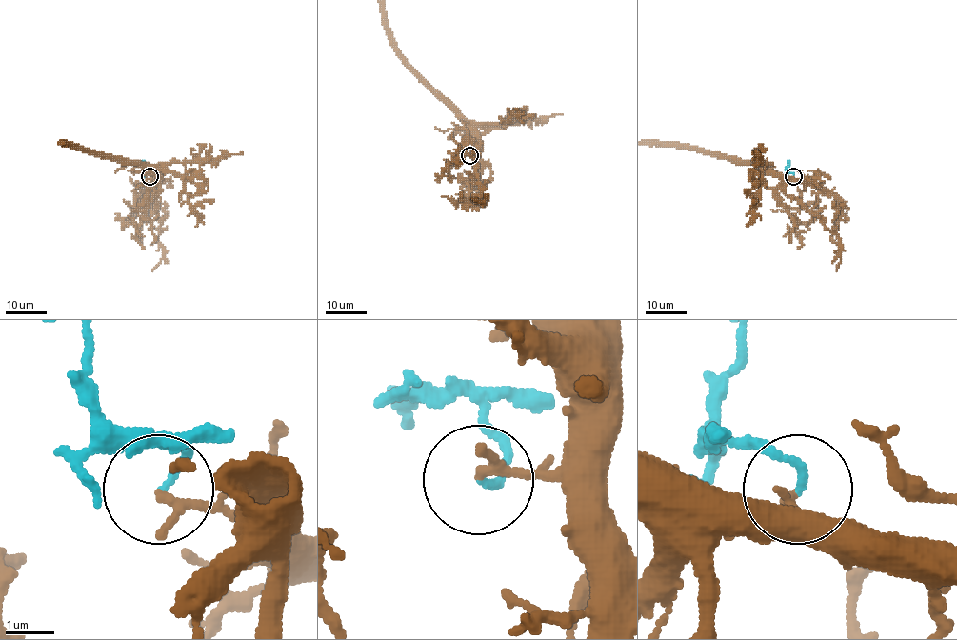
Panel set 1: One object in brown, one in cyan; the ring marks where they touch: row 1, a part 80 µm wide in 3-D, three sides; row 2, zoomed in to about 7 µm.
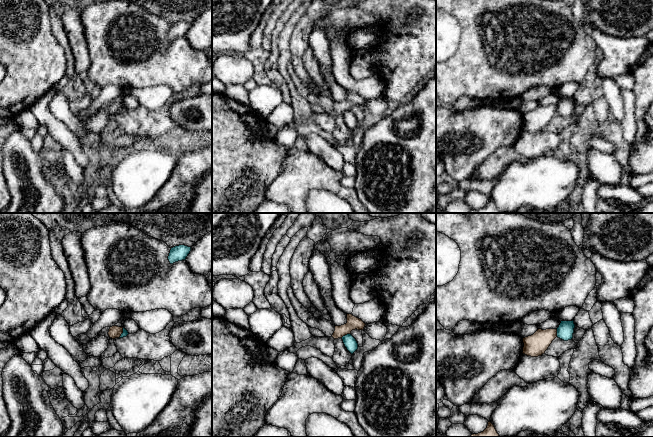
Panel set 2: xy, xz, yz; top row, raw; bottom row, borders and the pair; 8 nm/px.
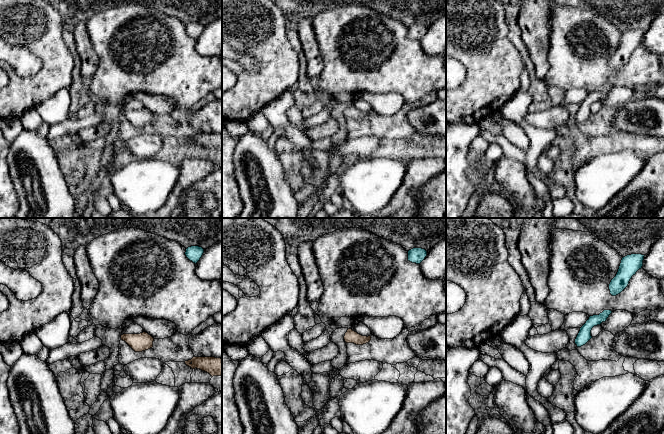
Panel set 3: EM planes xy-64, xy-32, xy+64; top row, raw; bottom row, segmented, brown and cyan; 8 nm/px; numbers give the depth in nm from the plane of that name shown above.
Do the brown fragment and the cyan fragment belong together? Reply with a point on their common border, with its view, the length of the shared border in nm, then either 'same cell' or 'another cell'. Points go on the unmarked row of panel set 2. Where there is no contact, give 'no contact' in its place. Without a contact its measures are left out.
meets brown in xz at (345, 110); contact 80 nm long; another cell

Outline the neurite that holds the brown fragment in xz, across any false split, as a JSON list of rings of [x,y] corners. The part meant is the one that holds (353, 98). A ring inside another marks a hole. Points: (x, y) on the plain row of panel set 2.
[[[347,90],[347,99],[341,102],[335,102],[335,107],[332,111],[334,115],[342,114],[343,112],[350,110],[352,106],[363,106],[365,99],[353,92],[352,90]]]

